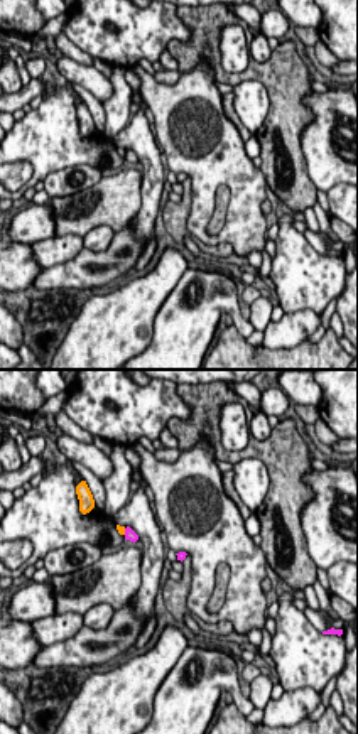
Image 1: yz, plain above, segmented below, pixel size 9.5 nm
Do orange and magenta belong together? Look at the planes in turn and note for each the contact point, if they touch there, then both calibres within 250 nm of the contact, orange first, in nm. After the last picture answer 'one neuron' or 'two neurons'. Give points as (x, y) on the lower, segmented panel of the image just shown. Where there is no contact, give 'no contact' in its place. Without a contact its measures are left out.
meets orange at (124, 532); 60 nm thick on the orange side, 100 nm on the other

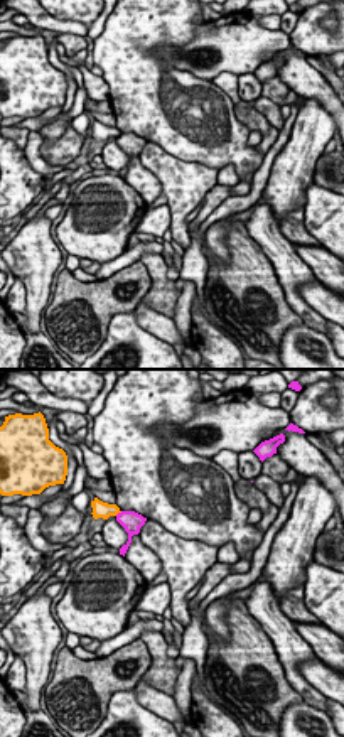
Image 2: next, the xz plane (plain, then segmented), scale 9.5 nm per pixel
meets orange at (118, 511); 160 nm thick on the orange side, 200 nm on the other

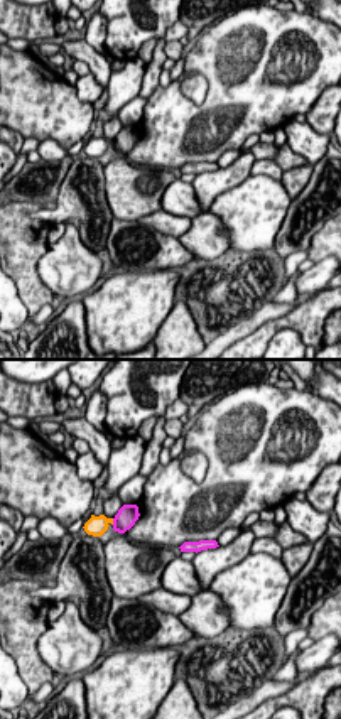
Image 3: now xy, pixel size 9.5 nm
meets orange at (112, 522); 190 nm thick on the orange side, 200 nm on the other

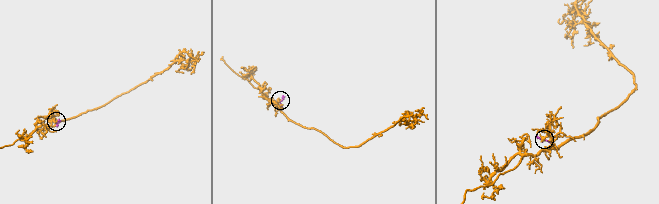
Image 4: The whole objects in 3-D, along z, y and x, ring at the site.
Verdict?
two neurons

